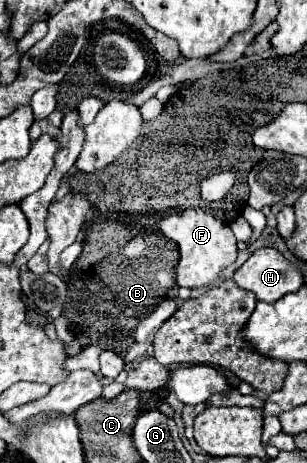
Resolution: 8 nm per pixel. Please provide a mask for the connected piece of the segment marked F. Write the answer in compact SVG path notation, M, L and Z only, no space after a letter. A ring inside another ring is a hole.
M187 209L183 213L167 215L161 219L159 229L165 237L173 239L179 245L179 265L177 265L177 285L199 289L199 287L211 287L215 279L221 277L221 271L225 265L231 265L237 259L237 239L233 231L223 225L219 219L205 211Z

